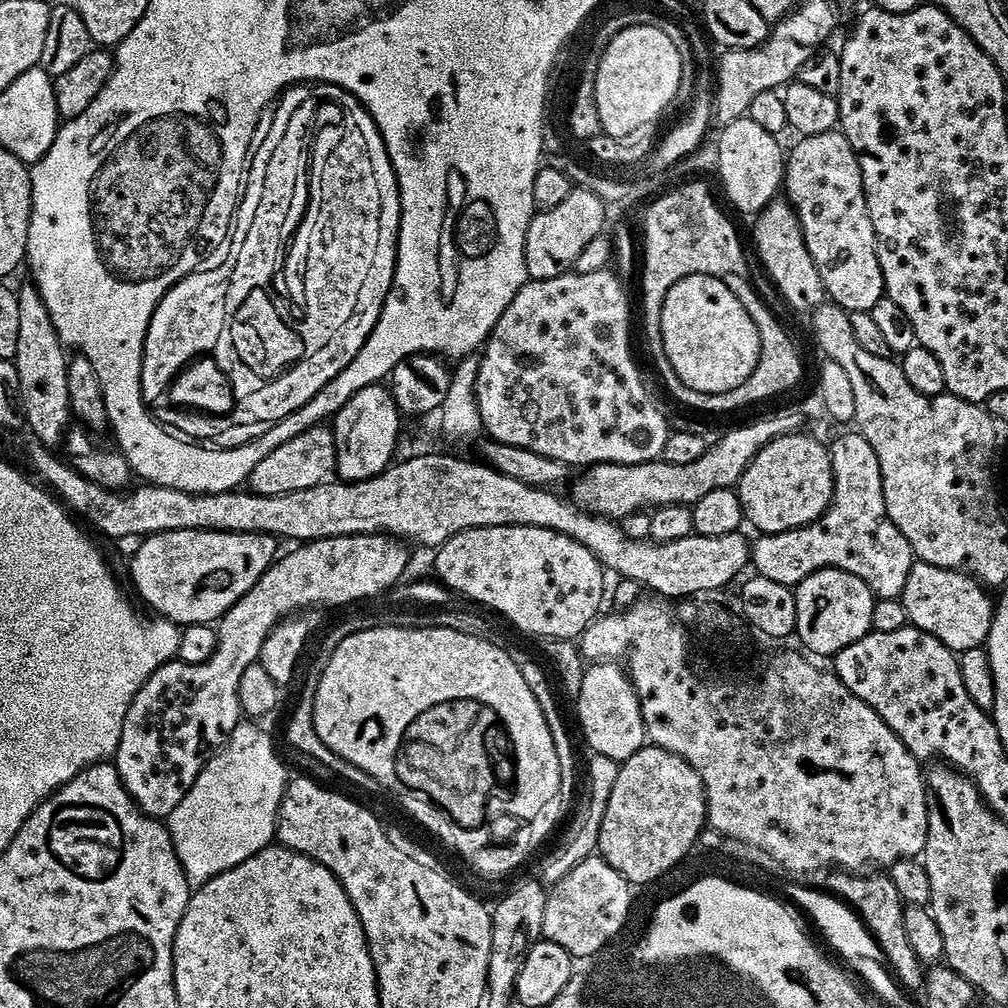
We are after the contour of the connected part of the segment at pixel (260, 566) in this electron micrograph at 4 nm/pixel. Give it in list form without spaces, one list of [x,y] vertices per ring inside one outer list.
[[[160,532],[149,536],[132,560],[132,580],[140,596],[153,608],[153,613],[171,620],[177,626],[184,624],[212,624],[223,618],[231,608],[258,583],[277,559],[277,537],[237,532]]]

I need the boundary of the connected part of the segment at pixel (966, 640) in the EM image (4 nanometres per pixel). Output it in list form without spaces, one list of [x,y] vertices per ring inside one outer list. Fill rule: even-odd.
[[[913,563],[902,597],[911,627],[938,638],[950,651],[961,654],[988,643],[994,600],[989,589],[967,572],[955,572],[929,564]]]

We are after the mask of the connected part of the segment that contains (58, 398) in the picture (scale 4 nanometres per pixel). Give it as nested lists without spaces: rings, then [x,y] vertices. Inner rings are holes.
[[[35,286],[19,289],[20,309],[22,310],[22,331],[18,338],[18,354],[14,361],[18,376],[22,378],[24,409],[28,428],[37,436],[43,447],[59,449],[65,443],[74,417],[70,406],[70,386],[68,385],[69,353],[60,341],[50,310],[40,297],[40,289]]]

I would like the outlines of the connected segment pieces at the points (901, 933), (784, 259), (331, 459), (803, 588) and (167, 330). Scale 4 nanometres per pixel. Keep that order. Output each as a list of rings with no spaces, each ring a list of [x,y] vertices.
[[[836,870],[829,876],[832,877],[829,878],[828,884],[837,892],[833,893],[847,907],[855,911],[865,929],[870,933],[871,939],[873,936],[877,946],[884,951],[883,959],[894,973],[895,979],[905,989],[923,989],[926,972],[922,967],[922,961],[916,957],[916,948],[910,946],[910,938],[906,938],[906,922],[904,921],[906,901],[900,897],[895,882],[888,877],[888,874],[876,874],[873,875],[876,876],[873,880],[867,880],[867,875],[864,874],[849,874],[843,870]]]
[[[777,198],[755,217],[756,248],[760,251],[760,260],[766,271],[772,275],[778,291],[784,300],[796,312],[815,312],[826,303],[824,283],[818,274],[818,266],[814,266],[814,258],[810,258],[810,250],[806,246],[806,238],[802,234],[800,219],[788,203],[787,199]]]
[[[317,426],[298,438],[278,446],[274,454],[258,464],[246,484],[255,495],[278,498],[286,494],[298,494],[298,490],[310,490],[329,483],[336,472],[336,434],[331,427]]]
[[[823,568],[797,584],[794,591],[798,602],[796,636],[813,657],[835,657],[836,653],[872,631],[877,597],[868,589],[866,582],[862,582],[862,578],[837,568]]]
[[[197,270],[193,276],[188,276],[178,282],[164,295],[164,301],[156,307],[152,321],[148,327],[148,337],[144,343],[144,365],[140,385],[144,394],[144,402],[155,406],[160,399],[167,397],[172,391],[172,383],[189,364],[212,354],[221,337],[220,324],[228,324],[224,318],[224,288],[229,288],[228,272]]]

